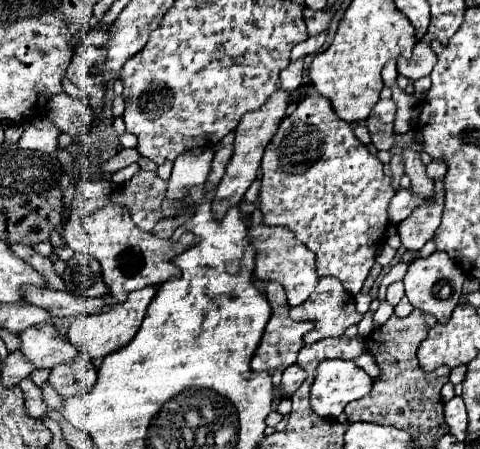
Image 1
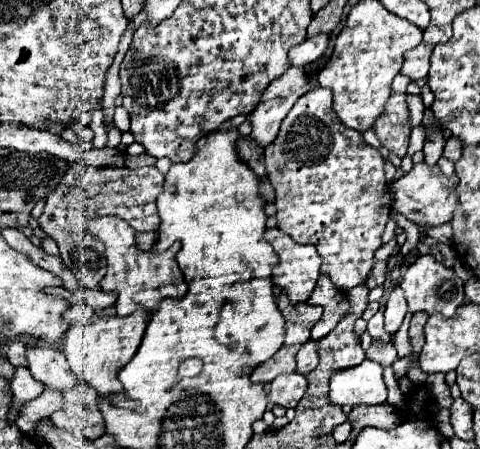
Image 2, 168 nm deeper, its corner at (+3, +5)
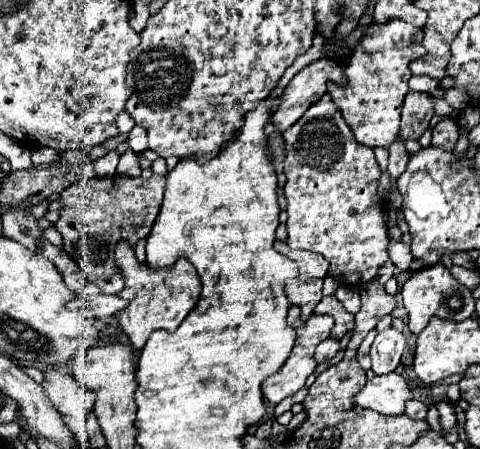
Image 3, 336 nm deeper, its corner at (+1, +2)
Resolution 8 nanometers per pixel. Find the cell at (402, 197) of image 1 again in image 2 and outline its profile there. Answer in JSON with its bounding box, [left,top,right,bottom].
[391,161,459,231]

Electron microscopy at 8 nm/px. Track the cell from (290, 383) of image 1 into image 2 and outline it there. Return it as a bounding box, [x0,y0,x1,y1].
[297,341,319,375]

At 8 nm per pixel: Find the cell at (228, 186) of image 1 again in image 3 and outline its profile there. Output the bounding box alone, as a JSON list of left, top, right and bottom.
[271,58,345,132]

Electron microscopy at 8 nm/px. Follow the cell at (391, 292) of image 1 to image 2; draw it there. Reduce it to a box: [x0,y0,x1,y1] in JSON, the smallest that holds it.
[385,285,407,333]

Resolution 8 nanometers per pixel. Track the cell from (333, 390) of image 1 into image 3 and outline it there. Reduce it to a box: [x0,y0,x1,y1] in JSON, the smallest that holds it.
[353,372,411,414]

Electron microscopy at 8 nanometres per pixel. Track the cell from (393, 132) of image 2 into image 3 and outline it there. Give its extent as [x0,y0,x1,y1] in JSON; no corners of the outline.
[399,92,433,140]

